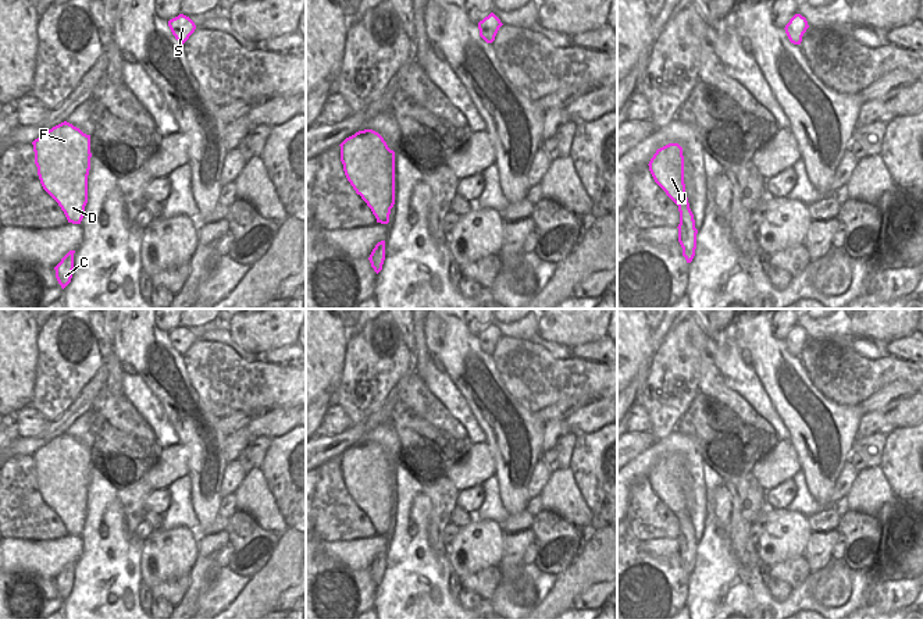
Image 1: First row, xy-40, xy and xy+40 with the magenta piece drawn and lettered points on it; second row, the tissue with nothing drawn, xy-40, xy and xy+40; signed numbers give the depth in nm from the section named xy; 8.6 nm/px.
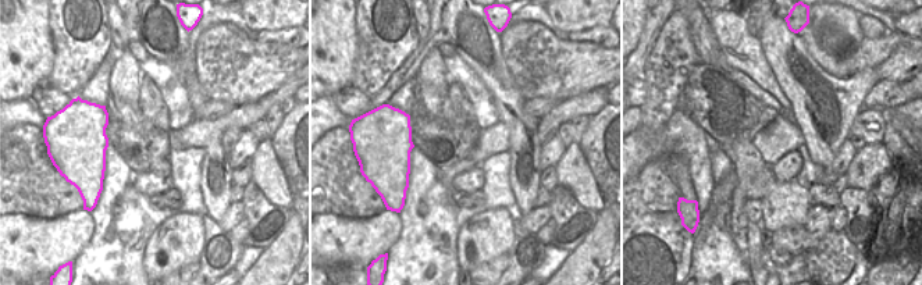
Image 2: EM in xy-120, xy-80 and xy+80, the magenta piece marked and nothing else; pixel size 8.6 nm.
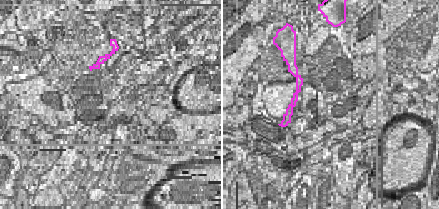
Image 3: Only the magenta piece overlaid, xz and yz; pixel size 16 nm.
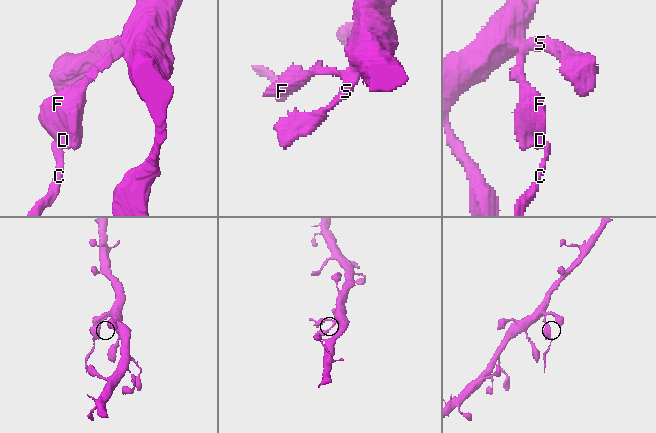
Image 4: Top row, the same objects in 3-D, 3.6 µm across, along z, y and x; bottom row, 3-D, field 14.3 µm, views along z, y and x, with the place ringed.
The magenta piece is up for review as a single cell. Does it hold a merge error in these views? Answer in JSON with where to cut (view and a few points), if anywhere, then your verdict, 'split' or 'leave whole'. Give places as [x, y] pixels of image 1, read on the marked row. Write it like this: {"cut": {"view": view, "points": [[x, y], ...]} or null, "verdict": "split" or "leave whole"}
{"cut": {"view": "xy+40", "points": [[679, 205], [688, 207]]}, "verdict": "split"}

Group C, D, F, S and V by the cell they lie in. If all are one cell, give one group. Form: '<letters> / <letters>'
C / D F S V

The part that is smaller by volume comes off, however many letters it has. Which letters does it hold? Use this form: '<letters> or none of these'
C

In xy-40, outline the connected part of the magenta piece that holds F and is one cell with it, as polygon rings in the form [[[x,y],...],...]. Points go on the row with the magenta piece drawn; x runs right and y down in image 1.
[[[64,121],[32,145],[43,189],[58,203],[68,223],[81,224],[88,203],[90,135]]]

